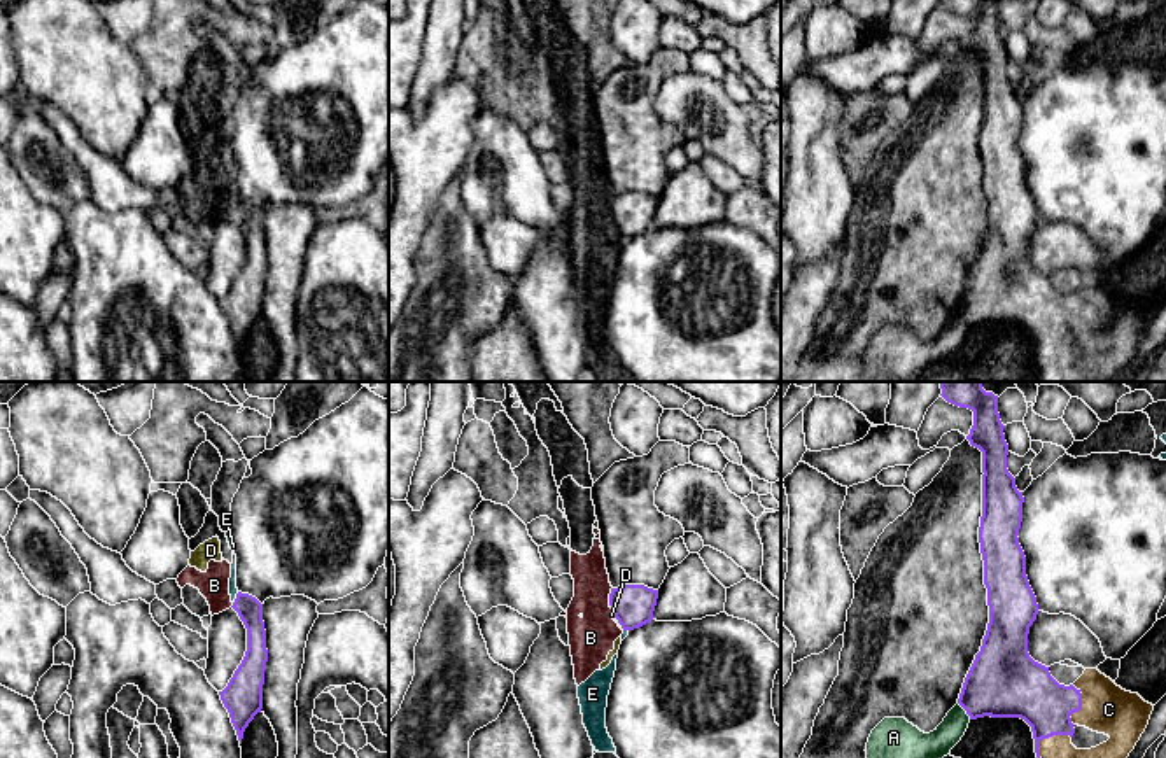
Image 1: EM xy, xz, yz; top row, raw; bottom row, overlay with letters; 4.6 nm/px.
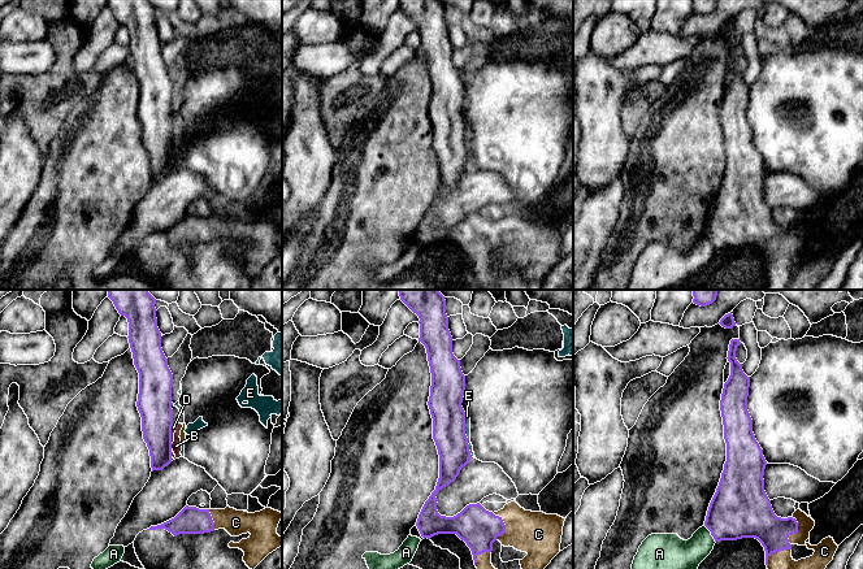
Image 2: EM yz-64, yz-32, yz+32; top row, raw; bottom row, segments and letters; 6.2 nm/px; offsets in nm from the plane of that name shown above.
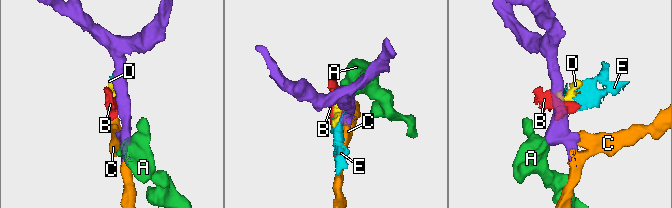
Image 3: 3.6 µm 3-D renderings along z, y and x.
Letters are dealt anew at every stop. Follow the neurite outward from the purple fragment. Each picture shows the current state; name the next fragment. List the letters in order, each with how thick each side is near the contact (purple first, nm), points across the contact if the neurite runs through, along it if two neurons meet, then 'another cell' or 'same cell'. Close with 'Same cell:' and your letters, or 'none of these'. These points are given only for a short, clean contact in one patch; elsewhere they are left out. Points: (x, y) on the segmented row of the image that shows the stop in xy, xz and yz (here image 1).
A: calibres 340 and 130 nm; border yz (958, 702), (970, 718); another cell
B: calibres 190 and 200 nm; border xz (611, 587), (608, 604); another cell
C: calibres 280 and 150 nm; same cell
D: calibres 190 and 20 nm; border xz (613, 613), (624, 629); another cell
E: calibres 120 and 50 nm; border xy (238, 592), (233, 603); another cell
Same cell: C

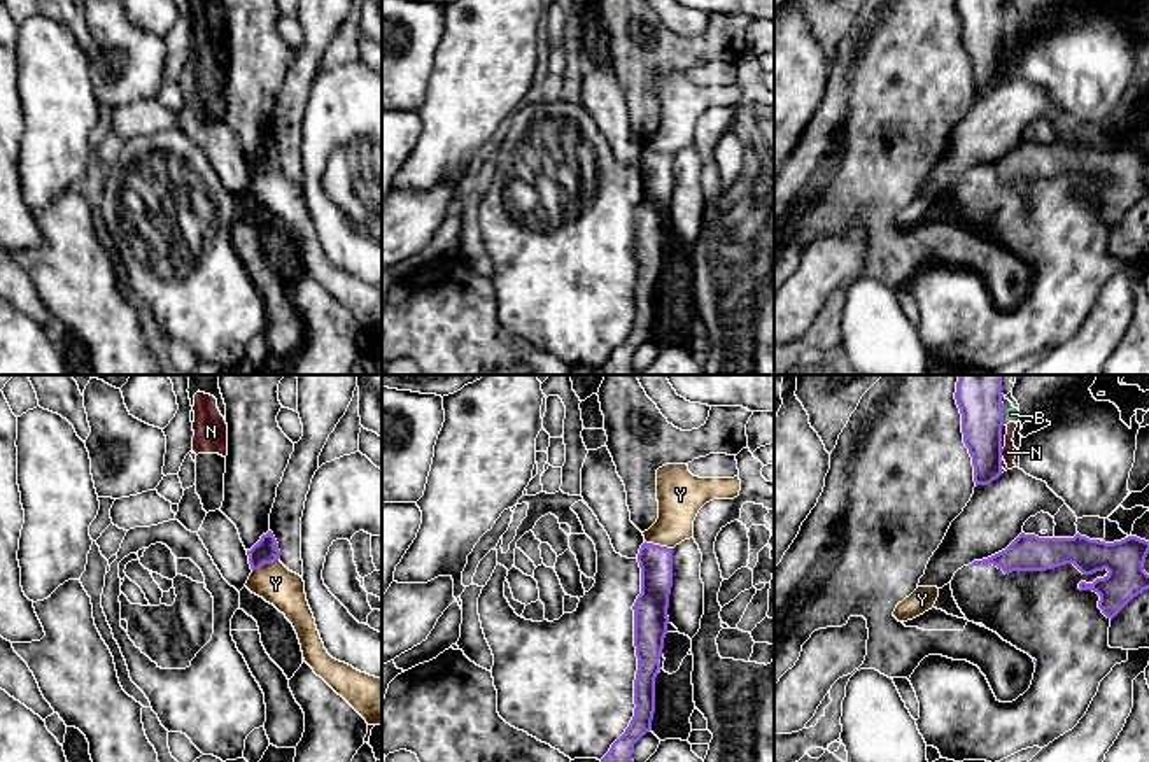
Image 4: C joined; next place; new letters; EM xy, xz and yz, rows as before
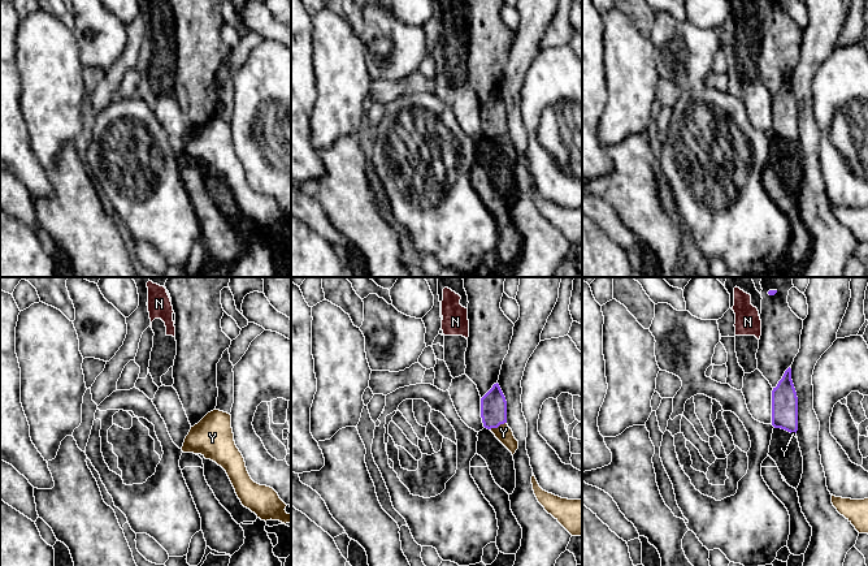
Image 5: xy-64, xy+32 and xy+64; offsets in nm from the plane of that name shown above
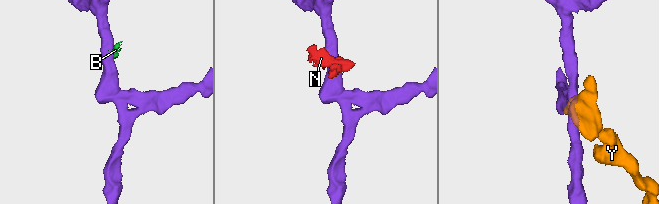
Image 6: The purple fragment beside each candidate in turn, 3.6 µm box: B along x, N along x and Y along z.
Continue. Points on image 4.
B: calibres 220 and 70 nm; border yz (1002, 396), (1004, 424); another cell
N: calibres 200 and 60 nm; border yz (1004, 449), (1000, 456); another cell
Y: calibres 110 and 180 nm; border xy (279, 557), (253, 571); another cell
Same cell: none of these

